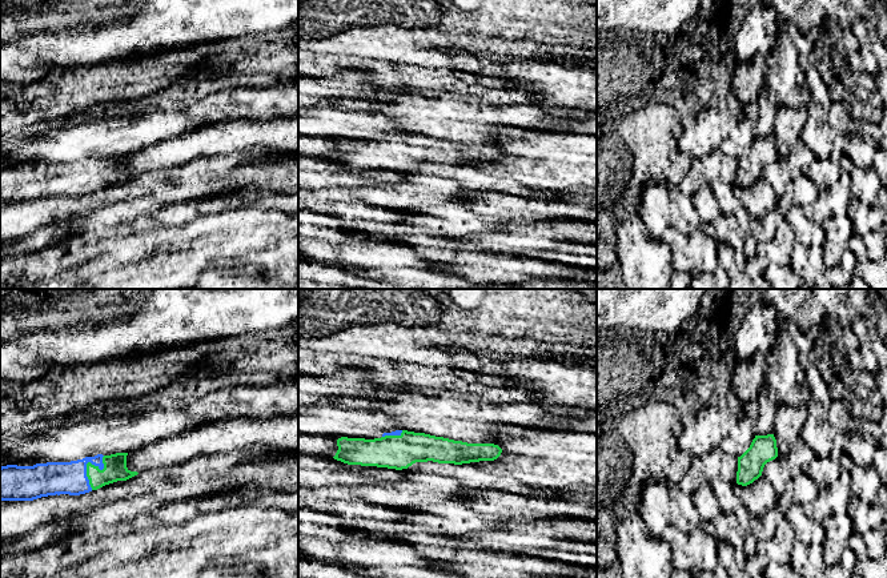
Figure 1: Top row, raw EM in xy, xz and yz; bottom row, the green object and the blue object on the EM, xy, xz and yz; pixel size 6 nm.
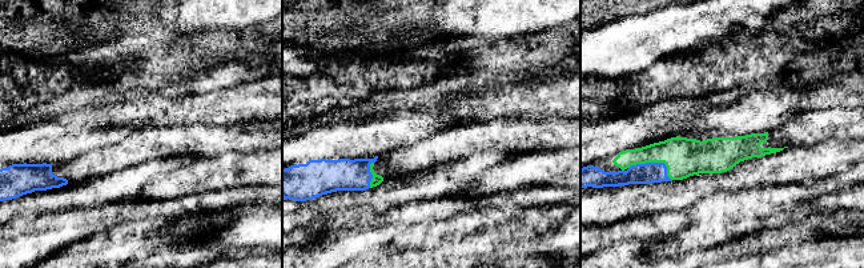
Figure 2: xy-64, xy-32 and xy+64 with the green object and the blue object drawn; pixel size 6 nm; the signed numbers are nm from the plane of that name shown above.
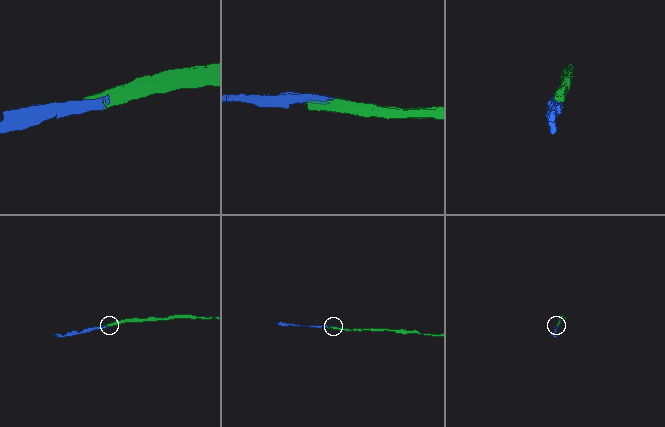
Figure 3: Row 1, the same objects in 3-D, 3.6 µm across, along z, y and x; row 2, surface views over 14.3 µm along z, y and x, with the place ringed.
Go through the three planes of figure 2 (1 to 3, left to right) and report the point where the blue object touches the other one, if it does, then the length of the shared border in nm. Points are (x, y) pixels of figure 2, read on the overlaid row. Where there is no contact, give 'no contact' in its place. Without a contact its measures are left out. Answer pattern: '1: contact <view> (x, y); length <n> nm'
1: no contact
2: contact xy-32 (372, 174); length 160 nm
3: contact xy+64 (655, 162); length 280 nm

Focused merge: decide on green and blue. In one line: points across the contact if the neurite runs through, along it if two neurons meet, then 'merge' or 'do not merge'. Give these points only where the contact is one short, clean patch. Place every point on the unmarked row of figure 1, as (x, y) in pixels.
runs through xy (115, 171), (95, 171), (88, 164), (72, 180), (51, 180); merge

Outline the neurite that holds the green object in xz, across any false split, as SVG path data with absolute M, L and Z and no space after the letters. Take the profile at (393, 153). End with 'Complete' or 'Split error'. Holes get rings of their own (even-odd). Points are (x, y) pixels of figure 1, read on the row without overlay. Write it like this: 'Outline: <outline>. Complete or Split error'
Outline: M408 132L384 135L374 141L341 139L337 148L333 158L337 162L396 172L428 162L454 166L494 162L502 154L494 145L467 145Z. Split error

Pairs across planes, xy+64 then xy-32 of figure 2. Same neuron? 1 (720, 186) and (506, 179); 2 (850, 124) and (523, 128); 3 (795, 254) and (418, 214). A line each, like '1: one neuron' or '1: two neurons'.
1: two neurons
2: one neuron
3: two neurons

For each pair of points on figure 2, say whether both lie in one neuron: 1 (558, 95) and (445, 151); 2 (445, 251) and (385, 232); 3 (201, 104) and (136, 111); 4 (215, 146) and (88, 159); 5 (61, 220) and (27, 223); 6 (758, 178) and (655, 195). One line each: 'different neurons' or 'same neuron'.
1: different neurons
2: different neurons
3: same neuron
4: same neuron
5: different neurons
6: same neuron

